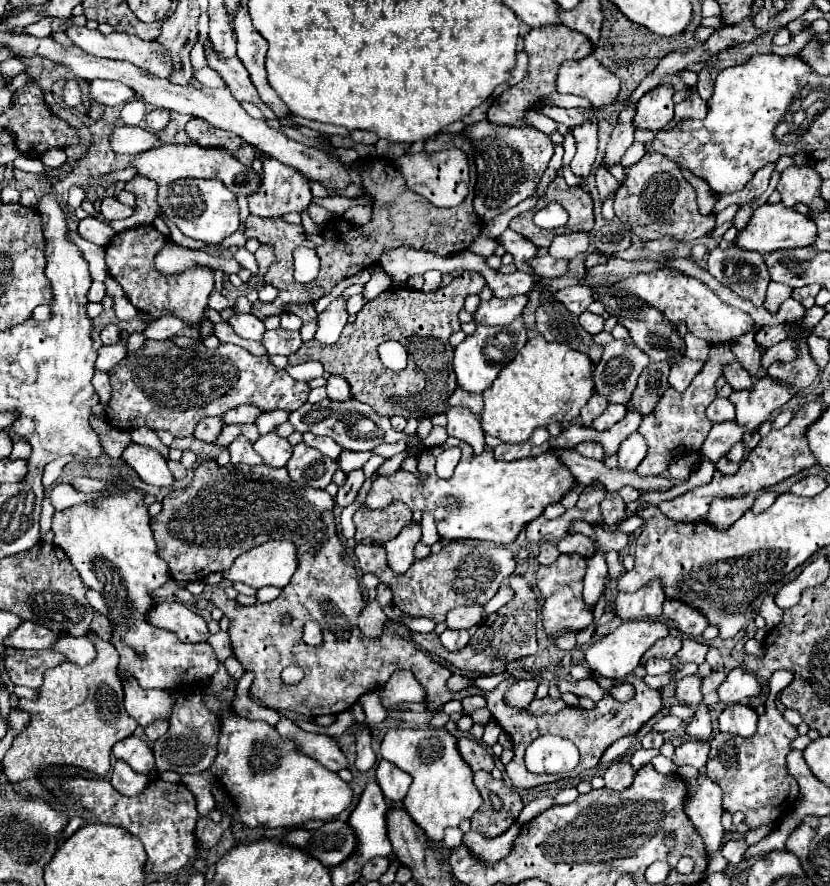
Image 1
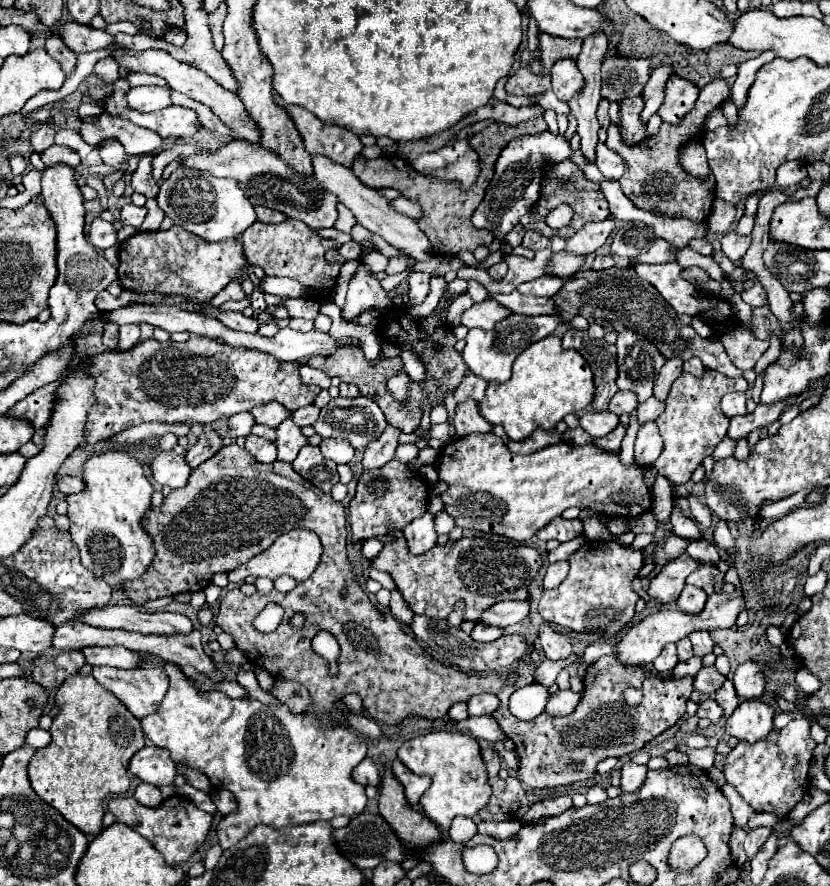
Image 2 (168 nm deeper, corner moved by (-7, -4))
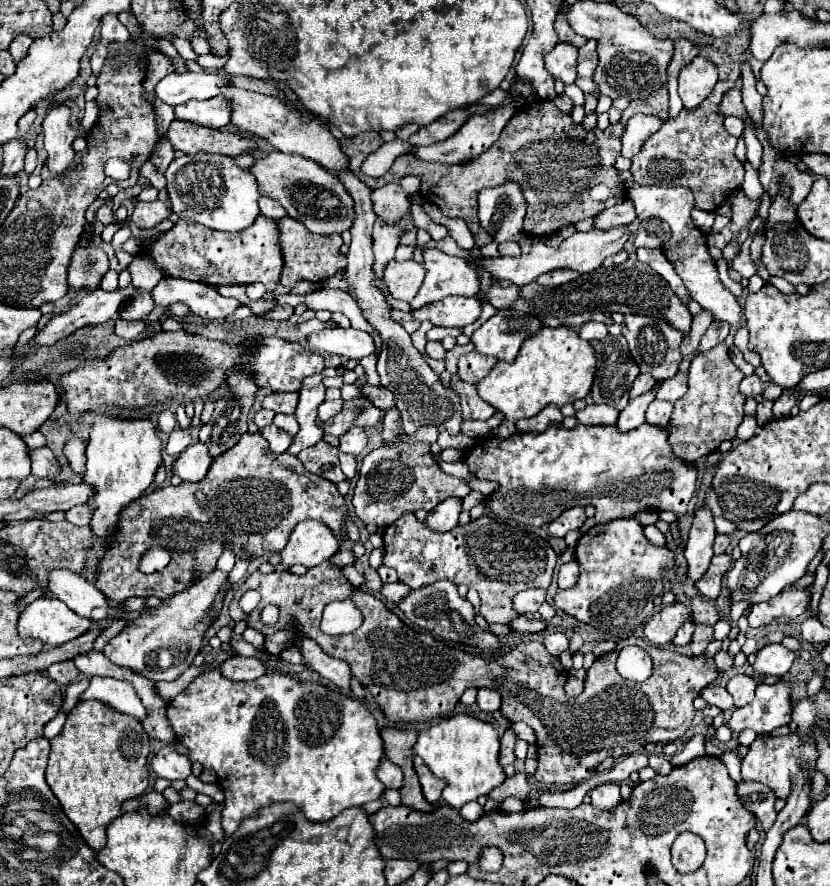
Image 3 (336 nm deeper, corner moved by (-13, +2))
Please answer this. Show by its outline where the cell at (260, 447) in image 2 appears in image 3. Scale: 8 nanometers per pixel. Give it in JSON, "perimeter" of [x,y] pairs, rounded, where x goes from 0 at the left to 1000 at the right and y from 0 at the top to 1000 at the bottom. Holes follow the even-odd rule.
{"perimeter":[[[323,480],[323,482],[313,484],[313,491],[323,498],[328,511],[342,511],[352,500],[352,493],[345,486],[340,486],[340,484],[330,482],[330,480]]]}

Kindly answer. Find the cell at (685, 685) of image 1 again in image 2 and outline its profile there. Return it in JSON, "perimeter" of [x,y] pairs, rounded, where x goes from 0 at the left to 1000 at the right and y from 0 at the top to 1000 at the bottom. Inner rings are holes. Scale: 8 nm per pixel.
{"perimeter":[[[846,753],[836,764],[836,778],[843,782],[860,782],[872,773],[875,764],[863,757],[863,753]]]}

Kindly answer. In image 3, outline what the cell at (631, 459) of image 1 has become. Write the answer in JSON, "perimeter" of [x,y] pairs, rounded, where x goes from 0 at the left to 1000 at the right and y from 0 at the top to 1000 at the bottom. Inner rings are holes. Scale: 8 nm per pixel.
{"perimeter":[[[786,453],[783,459],[778,462],[778,477],[788,482],[805,482],[807,468],[810,468],[810,455],[798,455],[798,453]]]}

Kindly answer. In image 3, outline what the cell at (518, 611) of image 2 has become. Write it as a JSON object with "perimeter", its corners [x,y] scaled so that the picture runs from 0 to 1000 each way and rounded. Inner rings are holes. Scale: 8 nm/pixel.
{"perimeter":[[[634,665],[627,667],[619,678],[617,678],[617,687],[624,694],[634,694],[634,692],[646,692],[651,687],[651,683],[655,681],[658,667],[655,665]]]}

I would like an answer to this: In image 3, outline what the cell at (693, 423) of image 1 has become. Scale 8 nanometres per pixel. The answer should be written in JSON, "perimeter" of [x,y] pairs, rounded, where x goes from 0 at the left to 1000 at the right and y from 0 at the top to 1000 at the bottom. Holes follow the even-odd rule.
{"perimeter":[[[867,387],[851,401],[839,401],[829,416],[829,441],[812,455],[807,473],[807,502],[812,514],[824,523],[836,525],[841,518],[860,511],[872,495],[884,495],[887,484],[896,473],[896,453],[889,435],[896,428],[894,419],[880,407],[877,392]]]}

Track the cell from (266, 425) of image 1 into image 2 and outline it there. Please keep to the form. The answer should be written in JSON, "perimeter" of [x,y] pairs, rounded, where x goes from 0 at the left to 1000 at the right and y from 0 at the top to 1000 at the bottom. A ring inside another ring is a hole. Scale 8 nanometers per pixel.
{"perimeter":[[[371,457],[371,459],[361,459],[361,462],[357,462],[357,464],[352,466],[352,473],[354,473],[357,480],[369,482],[369,480],[378,480],[378,475],[383,473],[383,468],[386,468],[386,459],[381,459],[381,457]]]}

